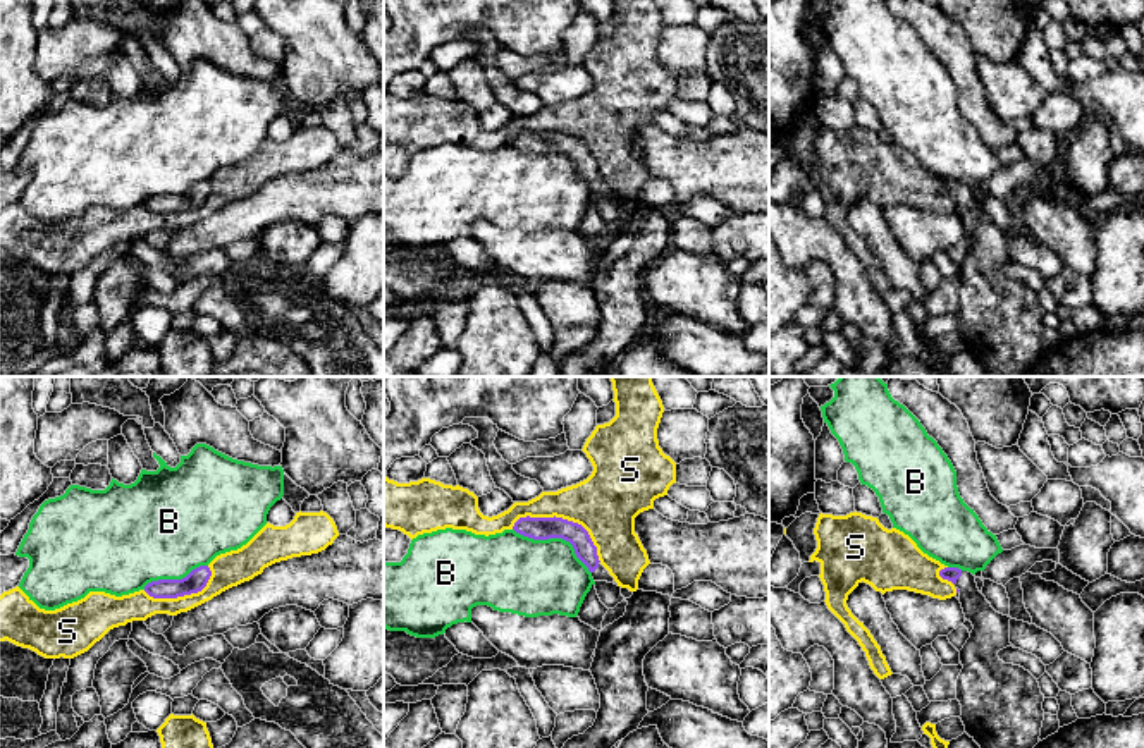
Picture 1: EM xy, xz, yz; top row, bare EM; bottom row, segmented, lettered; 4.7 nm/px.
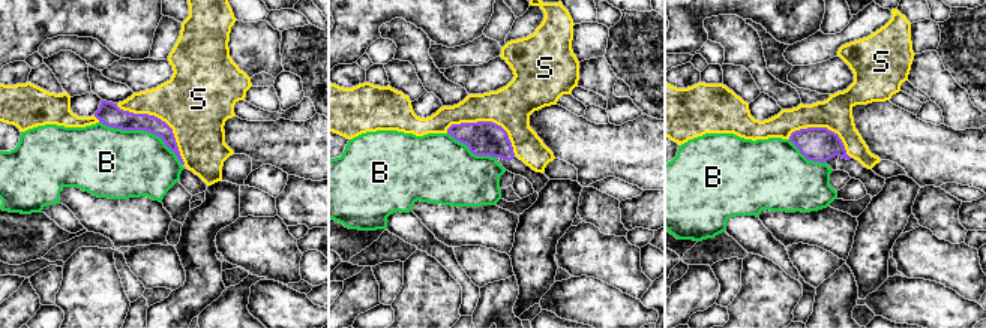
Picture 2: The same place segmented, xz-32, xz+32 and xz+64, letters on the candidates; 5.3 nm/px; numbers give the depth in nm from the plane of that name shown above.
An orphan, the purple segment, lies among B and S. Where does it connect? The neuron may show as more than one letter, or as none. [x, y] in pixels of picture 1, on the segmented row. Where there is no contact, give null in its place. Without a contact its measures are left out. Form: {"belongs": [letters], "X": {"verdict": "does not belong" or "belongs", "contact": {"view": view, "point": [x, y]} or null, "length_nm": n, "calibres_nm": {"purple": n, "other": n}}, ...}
{"belongs": [], "B": {"verdict": "does not belong", "contact": {"view": "xz", "point": [556, 537]}, "length_nm": 420, "calibres_nm": {"purple": 110, "other": 360}}, "S": {"verdict": "does not belong", "contact": {"view": "xz", "point": [565, 520]}, "length_nm": 460, "calibres_nm": {"purple": 110, "other": 300}}}

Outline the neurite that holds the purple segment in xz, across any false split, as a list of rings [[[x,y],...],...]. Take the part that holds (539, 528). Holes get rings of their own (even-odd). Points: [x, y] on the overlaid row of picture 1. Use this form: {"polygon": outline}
{"polygon": [[[520,518],[513,530],[533,540],[563,538],[575,549],[576,557],[588,567],[594,581],[614,583],[614,578],[600,564],[597,547],[594,545],[588,531],[573,521],[563,518]]]}

